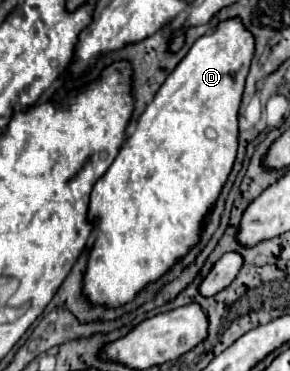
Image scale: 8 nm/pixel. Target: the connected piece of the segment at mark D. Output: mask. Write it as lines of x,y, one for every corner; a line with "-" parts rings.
230,17
226,21
220,21
214,31
210,35
202,35
194,41
194,45
190,47
190,51
186,53
186,57
176,65
176,69
168,75
168,79
164,81
164,85
158,89
156,97
152,99
152,103
146,107
146,111
140,115
134,133
130,133
130,137
126,139
124,147
120,149
118,157
114,159
114,163
110,165
110,169
96,181
92,195
90,195
90,219
96,221
96,243
90,251
90,259
88,259
88,267
84,273
84,295
96,303
96,305
108,305
108,307
118,307
124,305
128,301
134,299
134,295
150,281
156,281
158,277
162,277
182,255
186,255
200,237
200,225
202,225
202,217
206,215
208,209
214,207
230,171
236,159
236,147
238,147
238,109
240,109
240,99
242,99
242,91
244,91
244,81
250,69
250,61
254,57
254,35
246,29
246,25
242,25
242,21
238,21
238,17

